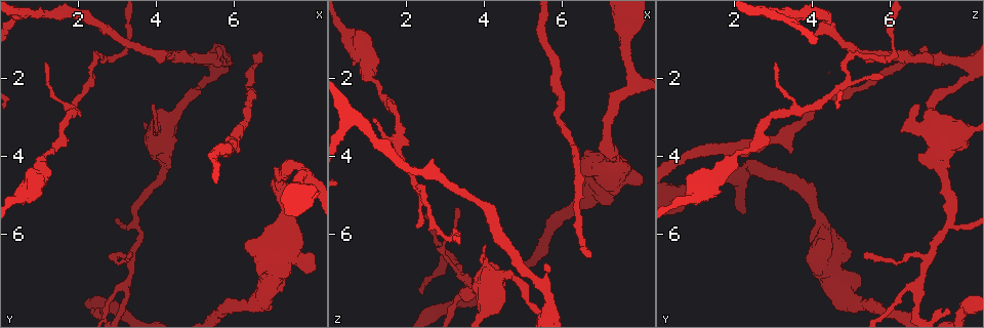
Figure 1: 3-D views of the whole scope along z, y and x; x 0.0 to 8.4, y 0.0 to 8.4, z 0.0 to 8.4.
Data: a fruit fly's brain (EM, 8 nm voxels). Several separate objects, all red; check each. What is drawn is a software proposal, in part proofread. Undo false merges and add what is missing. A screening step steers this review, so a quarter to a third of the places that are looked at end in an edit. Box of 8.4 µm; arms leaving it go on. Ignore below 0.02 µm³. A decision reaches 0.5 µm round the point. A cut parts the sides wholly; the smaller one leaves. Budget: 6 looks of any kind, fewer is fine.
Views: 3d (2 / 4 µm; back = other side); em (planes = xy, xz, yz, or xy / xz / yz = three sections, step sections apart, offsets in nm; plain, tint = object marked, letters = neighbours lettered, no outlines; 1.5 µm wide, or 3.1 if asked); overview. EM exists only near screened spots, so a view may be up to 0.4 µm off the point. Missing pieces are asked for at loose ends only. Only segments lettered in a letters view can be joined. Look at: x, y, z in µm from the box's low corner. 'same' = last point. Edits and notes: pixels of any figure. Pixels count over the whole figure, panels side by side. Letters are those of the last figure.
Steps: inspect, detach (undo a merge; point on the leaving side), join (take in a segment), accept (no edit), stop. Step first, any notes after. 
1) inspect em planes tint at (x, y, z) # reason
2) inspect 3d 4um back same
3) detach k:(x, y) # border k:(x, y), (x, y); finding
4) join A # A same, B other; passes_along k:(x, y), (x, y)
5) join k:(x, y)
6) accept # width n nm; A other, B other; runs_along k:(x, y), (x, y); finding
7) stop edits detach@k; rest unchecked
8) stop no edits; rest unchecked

inspect 3d 2um at (1.25, 3.85, 2.20) # a narrow waist

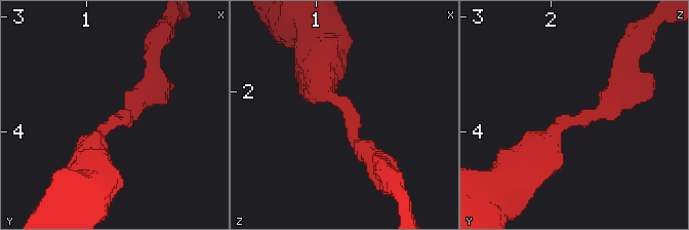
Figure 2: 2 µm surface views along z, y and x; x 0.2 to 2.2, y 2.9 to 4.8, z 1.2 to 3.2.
inspect em yz step 4 tint at (1.26, 3.92, 2.18) # need the tissue

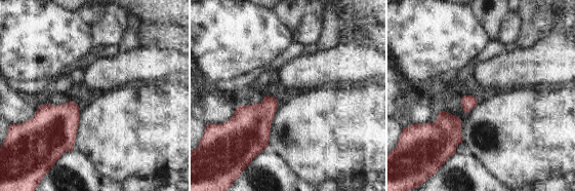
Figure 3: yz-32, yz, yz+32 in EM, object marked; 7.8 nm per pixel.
inspect em planes letters same # cut it another way

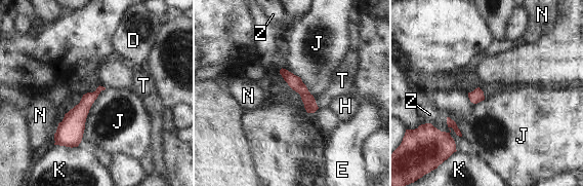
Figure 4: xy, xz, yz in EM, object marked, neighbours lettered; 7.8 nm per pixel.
accept # width 70 nm; longest_contact J 500 nm; D other, E other, H other, J other, K other, N other, T other, Z other; continuous, no second cell

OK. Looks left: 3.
inspect em xz step 8 letters at (1.20, 1.60, 3.00) # thin end

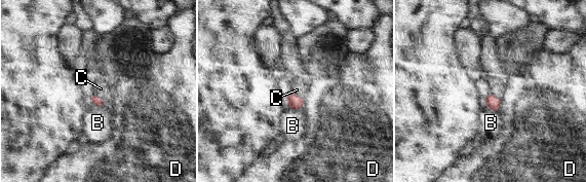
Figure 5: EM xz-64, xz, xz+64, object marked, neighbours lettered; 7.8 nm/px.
accept # B other, C other, D other; border 5:(94, 94), (104, 100); no lettered segment goes on from it

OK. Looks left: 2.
stop no edits; rest unchecked

